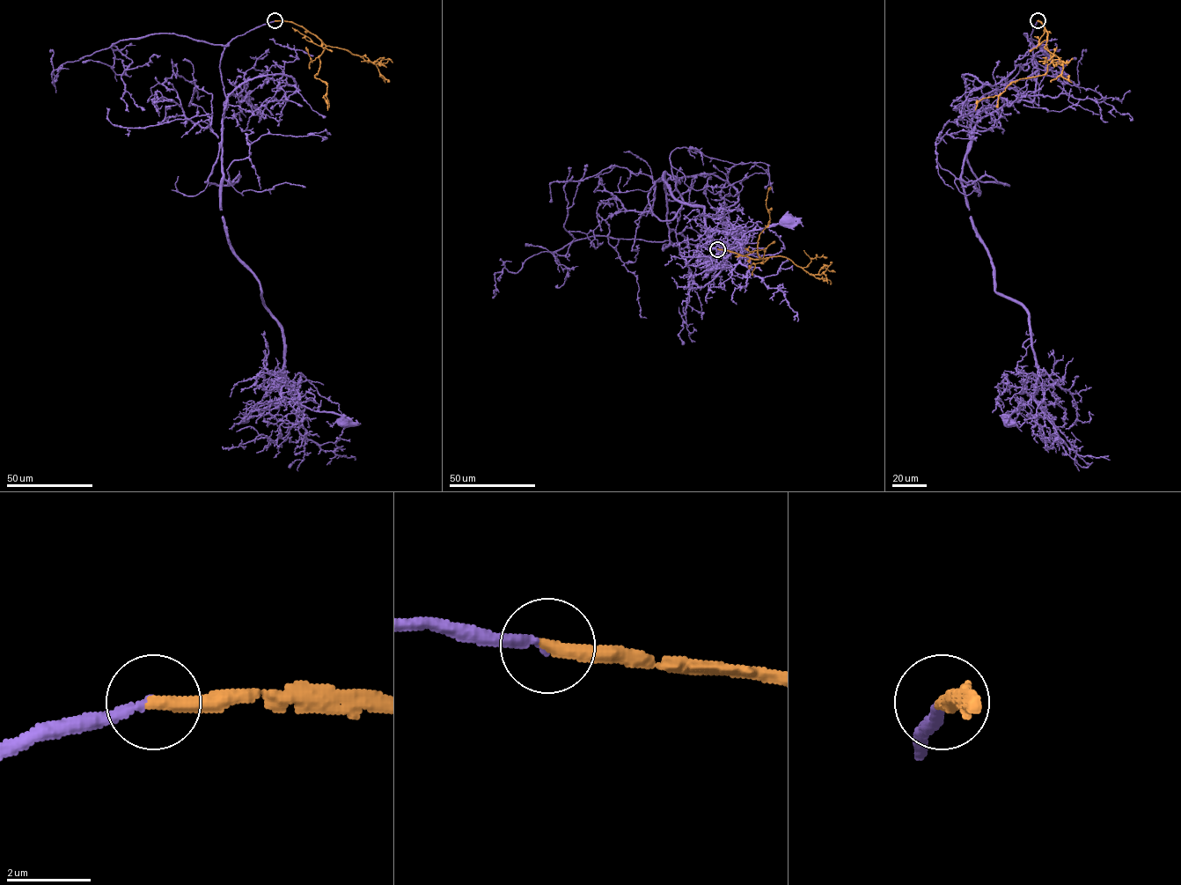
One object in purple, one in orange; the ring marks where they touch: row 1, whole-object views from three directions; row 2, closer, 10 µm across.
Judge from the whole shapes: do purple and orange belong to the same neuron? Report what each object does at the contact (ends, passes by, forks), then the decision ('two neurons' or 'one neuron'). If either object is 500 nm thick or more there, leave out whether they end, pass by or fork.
purple ends | orange ends | one neuron

